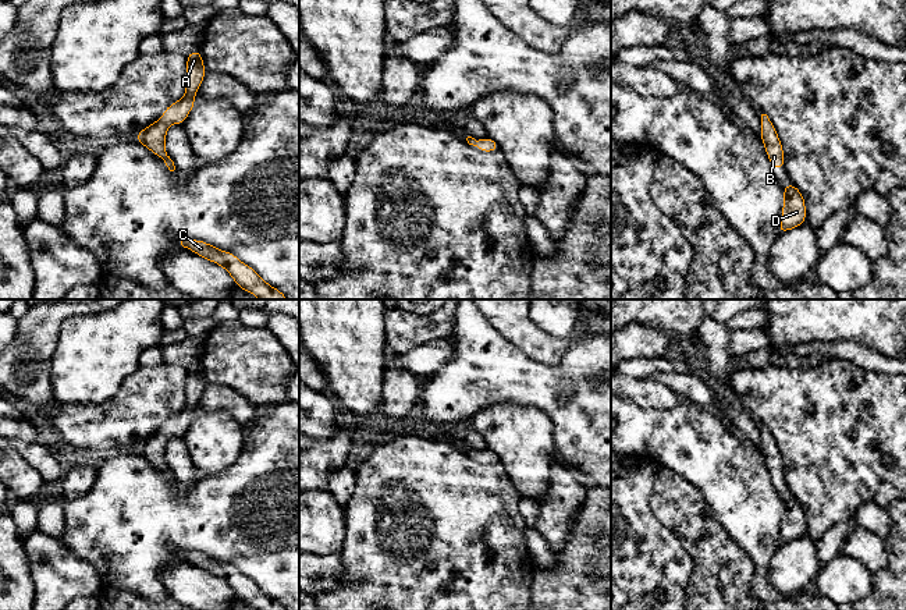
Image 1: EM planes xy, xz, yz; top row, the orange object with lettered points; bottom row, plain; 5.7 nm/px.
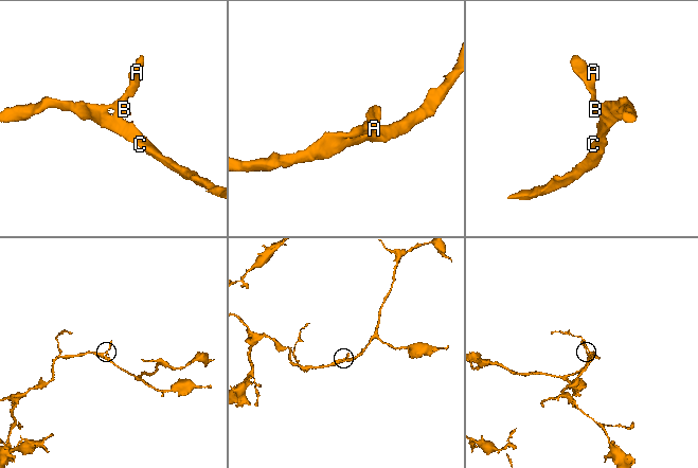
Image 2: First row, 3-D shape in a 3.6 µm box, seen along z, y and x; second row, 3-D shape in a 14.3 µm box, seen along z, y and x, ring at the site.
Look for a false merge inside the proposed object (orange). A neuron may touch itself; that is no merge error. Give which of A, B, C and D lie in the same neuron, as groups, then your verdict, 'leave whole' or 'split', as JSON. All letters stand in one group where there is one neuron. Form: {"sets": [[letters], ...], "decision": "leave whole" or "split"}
{"sets": [["A", "B", "C", "D"]], "decision": "leave whole"}

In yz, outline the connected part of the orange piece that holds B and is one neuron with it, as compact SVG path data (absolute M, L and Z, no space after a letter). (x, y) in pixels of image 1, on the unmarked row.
M761 426L761 454L765 460L772 480L786 480L781 451L772 433L767 426Z

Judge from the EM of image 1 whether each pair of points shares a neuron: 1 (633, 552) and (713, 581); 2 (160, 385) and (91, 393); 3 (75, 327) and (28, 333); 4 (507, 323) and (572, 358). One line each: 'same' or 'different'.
1: different
2: different
3: different
4: different

